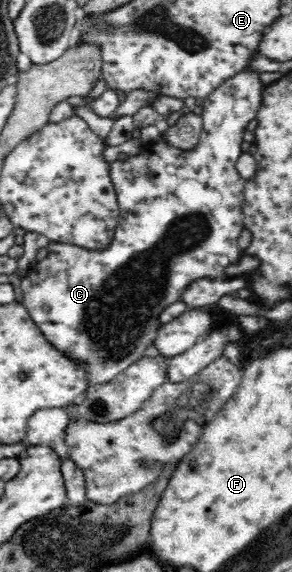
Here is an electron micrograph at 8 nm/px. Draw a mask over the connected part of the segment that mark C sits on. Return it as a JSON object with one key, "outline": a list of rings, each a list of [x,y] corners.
{"outline":[[[249,68],[239,71],[233,77],[226,79],[223,84],[215,89],[205,100],[202,114],[203,133],[198,139],[197,145],[193,149],[178,149],[171,147],[172,145],[160,139],[152,145],[144,146],[141,153],[130,156],[127,161],[115,161],[110,167],[110,176],[114,190],[117,194],[117,201],[120,209],[120,219],[118,227],[115,229],[113,241],[111,245],[107,245],[105,249],[99,251],[91,251],[83,249],[77,245],[51,242],[48,245],[47,257],[43,261],[39,261],[33,265],[29,279],[22,280],[22,304],[27,308],[29,316],[37,324],[39,330],[43,332],[43,337],[49,340],[51,346],[55,346],[57,350],[65,353],[65,356],[73,358],[74,361],[84,366],[87,372],[87,389],[93,388],[97,384],[106,384],[111,381],[118,373],[127,369],[129,365],[133,365],[145,356],[145,349],[157,337],[160,327],[163,325],[159,321],[160,313],[172,303],[180,300],[184,289],[199,278],[209,277],[211,279],[224,279],[227,277],[225,269],[233,263],[237,263],[244,255],[243,250],[237,244],[239,235],[244,231],[243,222],[243,191],[245,189],[245,180],[237,171],[237,161],[242,155],[241,143],[243,143],[243,134],[246,132],[249,123],[256,119],[257,113],[261,106],[263,91],[266,89],[261,80],[259,80],[259,71],[252,71]]]}

